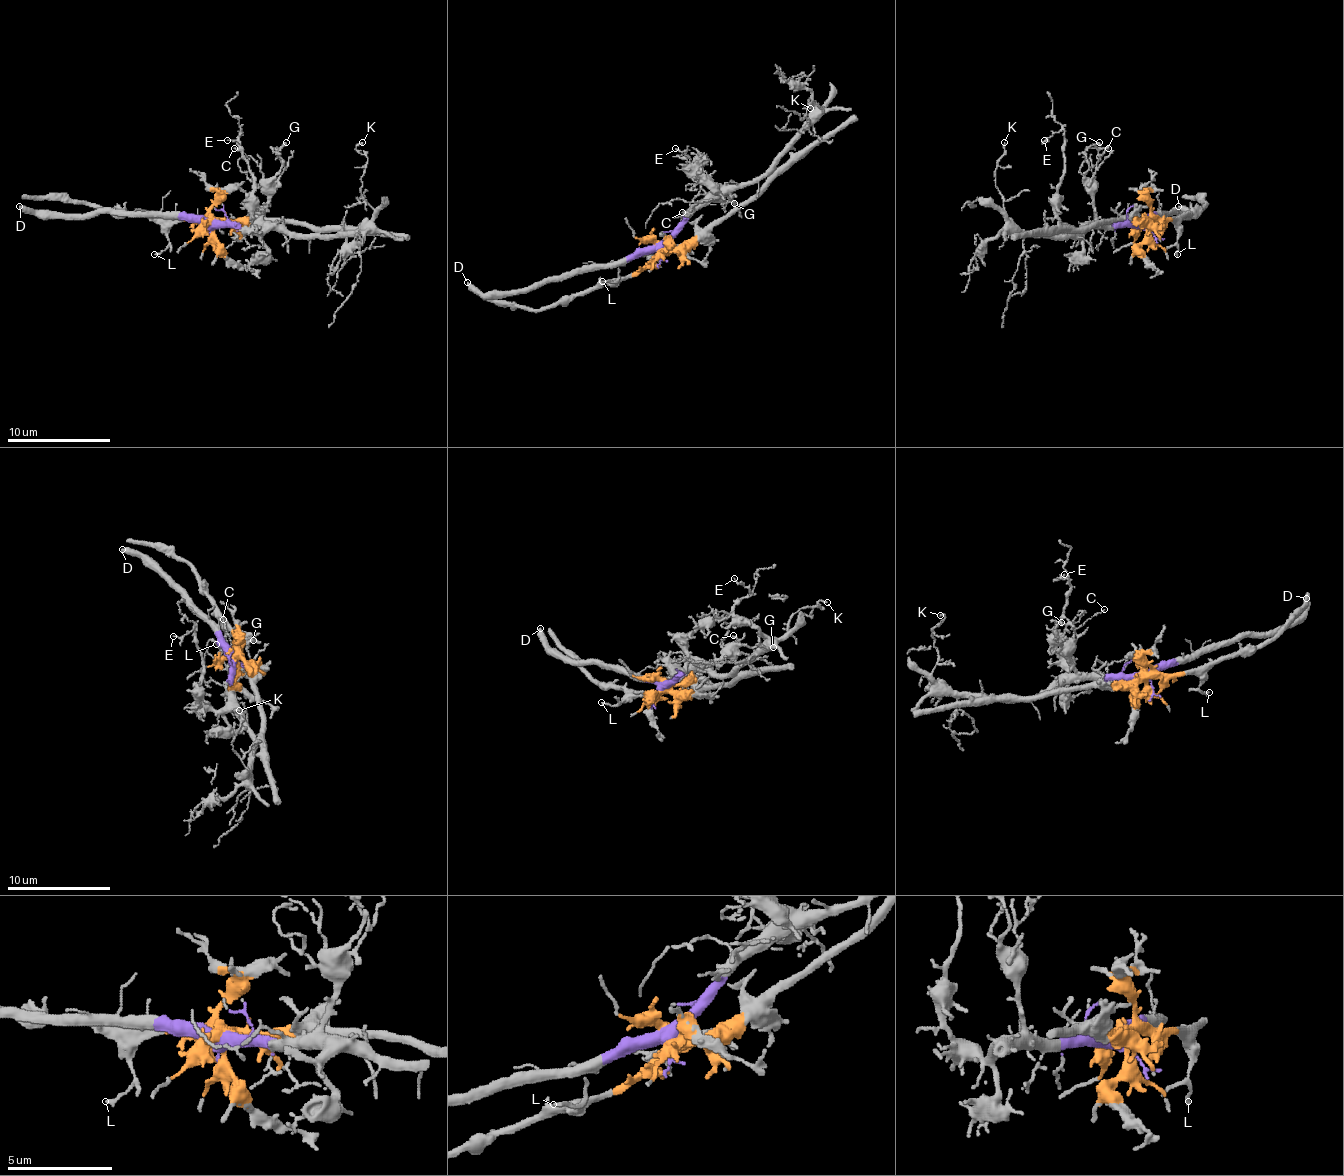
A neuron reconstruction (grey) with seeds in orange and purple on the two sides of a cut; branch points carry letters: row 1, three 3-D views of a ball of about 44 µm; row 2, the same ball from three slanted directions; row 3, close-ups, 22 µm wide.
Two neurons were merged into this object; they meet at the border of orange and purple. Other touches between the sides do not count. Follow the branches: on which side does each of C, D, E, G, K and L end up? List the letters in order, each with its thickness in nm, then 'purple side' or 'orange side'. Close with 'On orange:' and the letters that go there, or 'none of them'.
C: 90 nm | purple side
D: 400 nm | purple side
E: 80 nm | purple side
G: 90 nm | purple side
K: 110 nm | purple side
L: 150 nm | orange side
On orange: L

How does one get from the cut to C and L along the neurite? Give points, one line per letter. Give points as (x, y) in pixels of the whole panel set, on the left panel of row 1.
C: (214, 222), (250, 225), (263, 212), (268, 189), (260, 168), (234, 147)
L: (214, 222), (180, 220), (169, 227), (169, 243), (154, 253)

